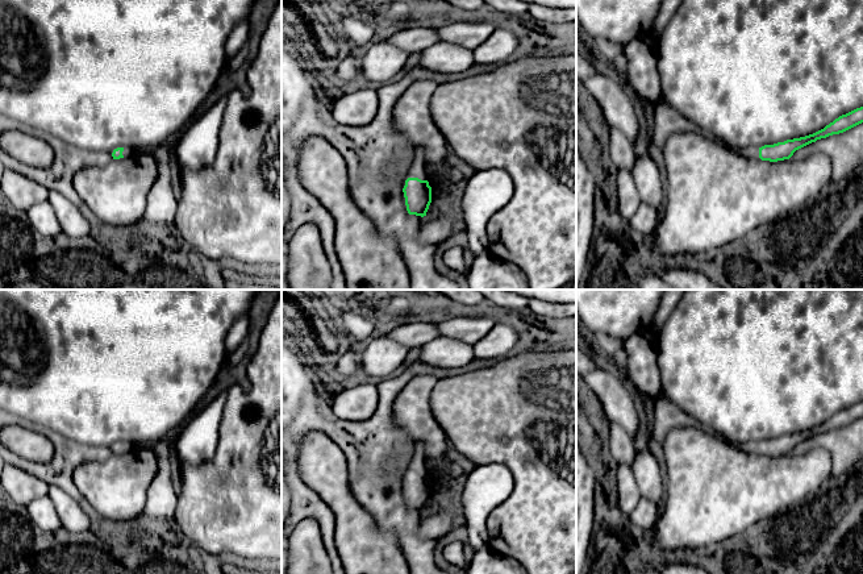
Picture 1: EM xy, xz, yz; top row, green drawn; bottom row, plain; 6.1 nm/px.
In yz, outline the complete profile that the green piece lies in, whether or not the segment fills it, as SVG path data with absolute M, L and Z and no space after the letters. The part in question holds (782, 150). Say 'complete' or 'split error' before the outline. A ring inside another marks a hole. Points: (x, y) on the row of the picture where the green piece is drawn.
split error; M863 107L839 116L833 122L826 125L824 129L805 137L787 140L784 142L777 142L774 145L764 145L762 147L746 147L746 149L729 147L729 146L726 147L745 157L750 158L756 157L760 158L762 161L777 162L789 159L796 150L812 142L816 142L817 140L843 133L862 122L863 122Z

